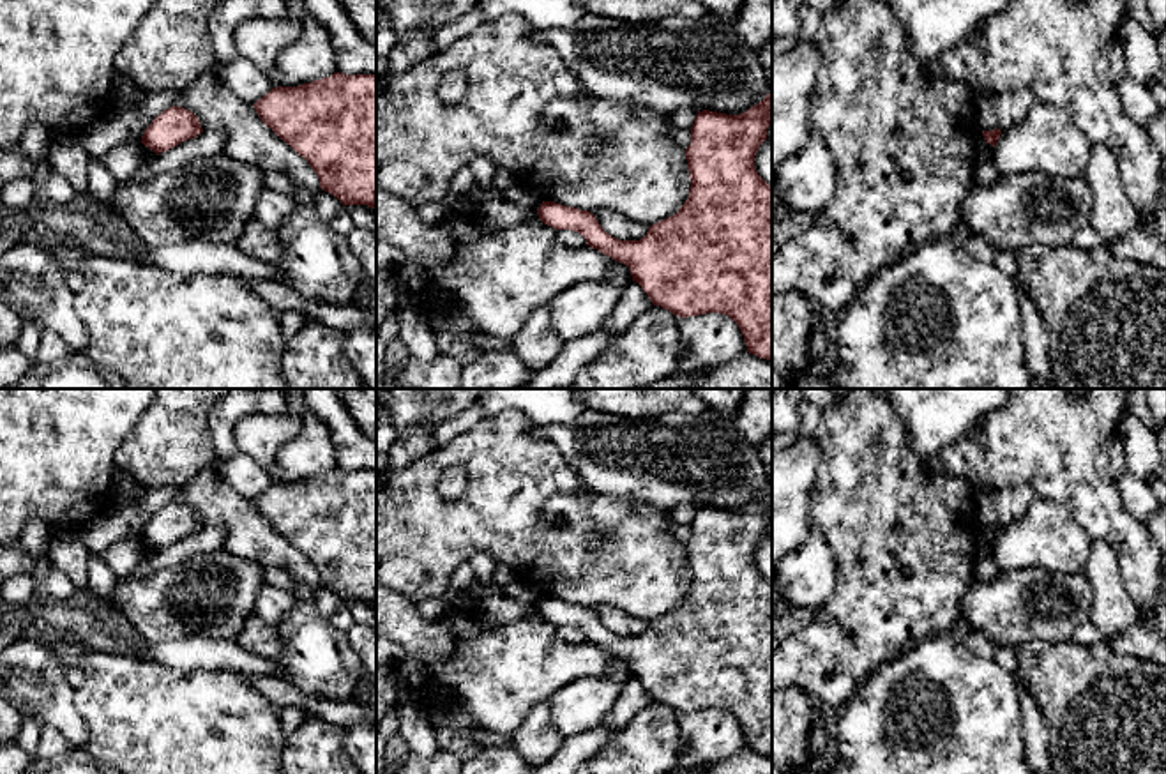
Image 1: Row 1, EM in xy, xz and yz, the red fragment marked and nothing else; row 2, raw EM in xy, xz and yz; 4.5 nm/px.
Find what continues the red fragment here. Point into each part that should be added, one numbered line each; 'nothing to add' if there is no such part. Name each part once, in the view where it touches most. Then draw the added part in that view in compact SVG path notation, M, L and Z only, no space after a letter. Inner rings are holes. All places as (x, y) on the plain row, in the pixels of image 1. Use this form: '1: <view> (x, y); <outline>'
nothing to add

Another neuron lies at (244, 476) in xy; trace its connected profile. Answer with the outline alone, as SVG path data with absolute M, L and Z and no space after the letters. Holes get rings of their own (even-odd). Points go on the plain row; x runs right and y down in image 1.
M242 452L219 463L217 474L237 495L247 500L254 500L274 484L269 470Z

